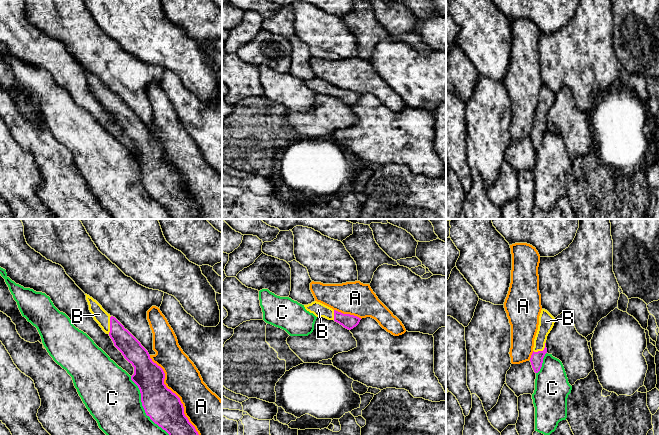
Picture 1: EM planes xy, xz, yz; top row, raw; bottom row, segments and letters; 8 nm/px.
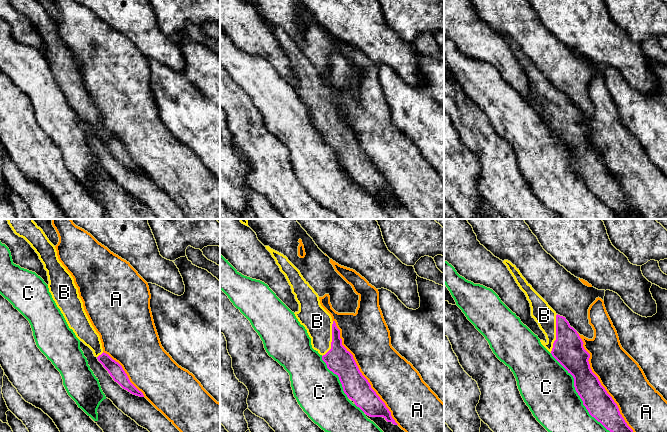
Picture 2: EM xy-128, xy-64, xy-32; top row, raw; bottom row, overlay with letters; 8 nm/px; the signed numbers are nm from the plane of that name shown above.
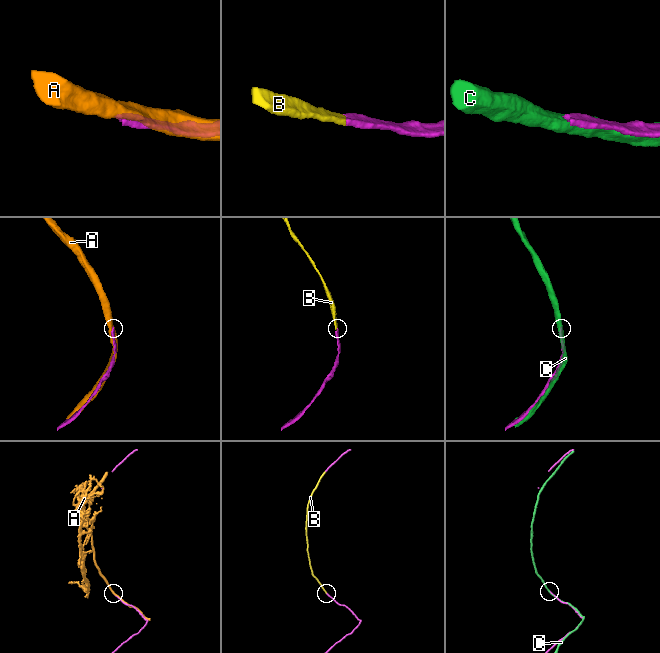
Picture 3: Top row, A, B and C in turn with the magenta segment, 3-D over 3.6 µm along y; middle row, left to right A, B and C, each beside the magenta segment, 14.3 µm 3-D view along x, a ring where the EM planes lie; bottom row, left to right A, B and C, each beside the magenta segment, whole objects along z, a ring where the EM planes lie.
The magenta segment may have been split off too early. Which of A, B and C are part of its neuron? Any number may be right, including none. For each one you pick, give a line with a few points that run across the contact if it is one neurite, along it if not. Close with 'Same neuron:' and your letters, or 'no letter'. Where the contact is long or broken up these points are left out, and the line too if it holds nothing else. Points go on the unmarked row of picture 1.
Same neuron: B

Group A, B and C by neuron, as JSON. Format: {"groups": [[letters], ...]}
{"groups": [["A"], ["B"], ["C"]]}

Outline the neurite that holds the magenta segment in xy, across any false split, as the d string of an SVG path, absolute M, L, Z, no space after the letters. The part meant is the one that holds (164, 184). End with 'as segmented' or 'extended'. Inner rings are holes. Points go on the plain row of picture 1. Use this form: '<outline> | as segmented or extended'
M87 70L85 71L94 96L110 112L114 122L134 143L134 150L131 152L131 156L140 166L141 178L146 191L155 200L165 206L174 219L202 219L195 203L184 190L184 183L180 174L164 160L165 149L163 145L152 137L148 127L115 93L108 90L92 73Z | extended

